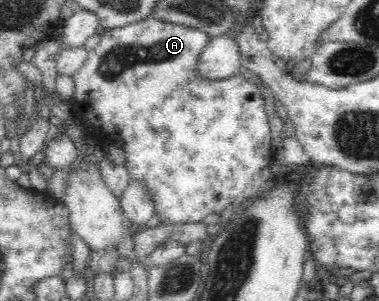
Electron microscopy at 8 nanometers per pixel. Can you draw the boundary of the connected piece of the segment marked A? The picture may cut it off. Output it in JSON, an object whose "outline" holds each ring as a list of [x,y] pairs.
{"outline":[[[144,18],[130,23],[124,27],[107,29],[100,37],[98,45],[87,50],[84,64],[74,75],[71,75],[74,83],[74,92],[66,104],[66,109],[72,112],[75,123],[84,129],[84,139],[91,142],[95,148],[107,151],[110,145],[120,148],[125,155],[126,170],[132,180],[142,182],[144,192],[154,204],[154,215],[158,216],[162,224],[198,223],[210,213],[221,214],[222,211],[236,205],[234,214],[240,213],[248,203],[252,203],[262,192],[269,189],[272,170],[270,164],[273,161],[274,149],[268,118],[264,112],[264,102],[258,86],[247,80],[241,74],[232,78],[206,79],[199,74],[198,59],[202,55],[204,46],[211,37],[202,29],[194,29],[185,25],[161,22],[156,18]]]}

